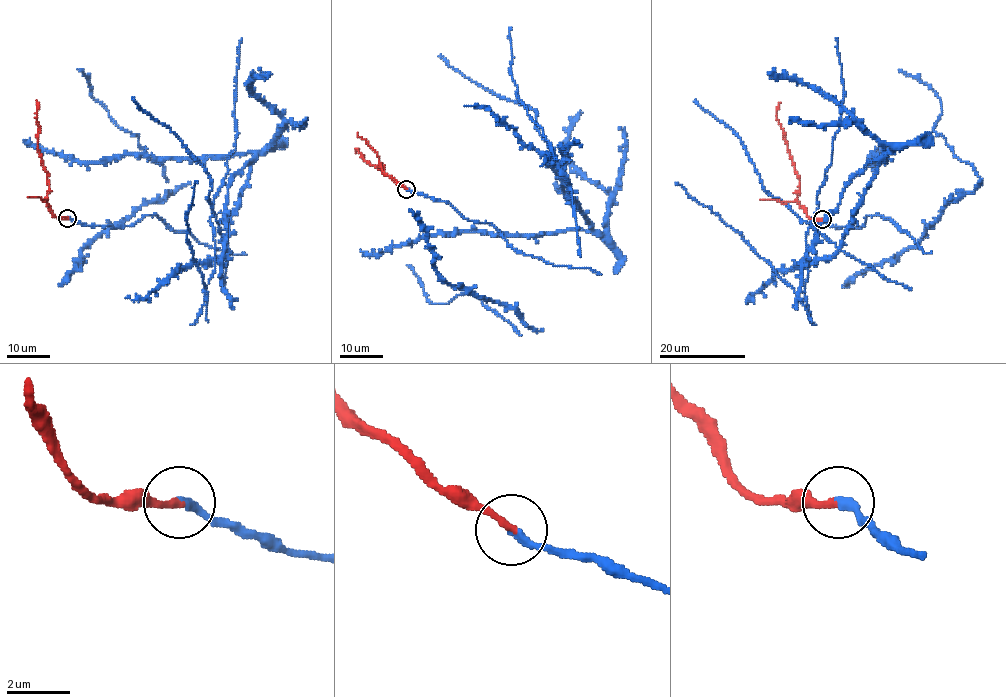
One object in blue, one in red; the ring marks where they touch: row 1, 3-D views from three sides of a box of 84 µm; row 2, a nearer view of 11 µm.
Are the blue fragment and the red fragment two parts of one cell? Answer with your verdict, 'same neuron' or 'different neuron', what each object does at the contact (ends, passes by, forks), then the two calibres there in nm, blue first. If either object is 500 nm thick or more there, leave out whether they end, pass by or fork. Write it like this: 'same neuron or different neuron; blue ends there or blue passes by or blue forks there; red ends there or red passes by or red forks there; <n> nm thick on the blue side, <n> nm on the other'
same neuron; blue ends there; red ends there; 260 nm thick on the blue side, 240 nm on the other

